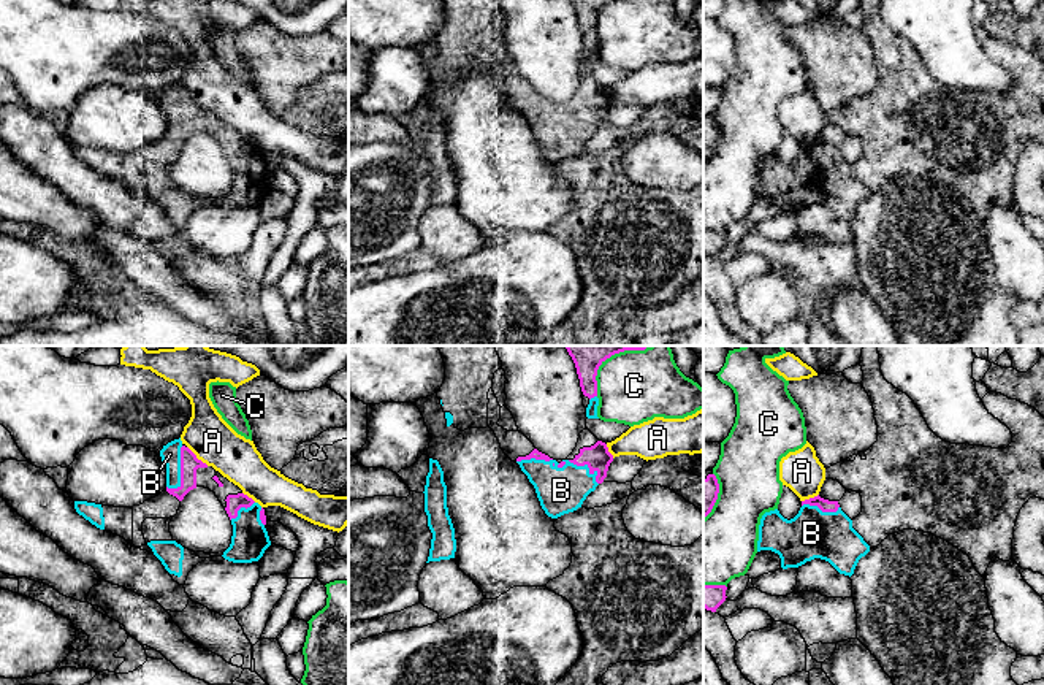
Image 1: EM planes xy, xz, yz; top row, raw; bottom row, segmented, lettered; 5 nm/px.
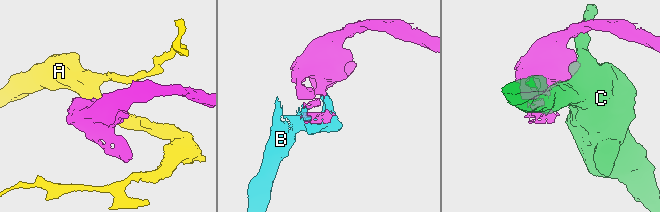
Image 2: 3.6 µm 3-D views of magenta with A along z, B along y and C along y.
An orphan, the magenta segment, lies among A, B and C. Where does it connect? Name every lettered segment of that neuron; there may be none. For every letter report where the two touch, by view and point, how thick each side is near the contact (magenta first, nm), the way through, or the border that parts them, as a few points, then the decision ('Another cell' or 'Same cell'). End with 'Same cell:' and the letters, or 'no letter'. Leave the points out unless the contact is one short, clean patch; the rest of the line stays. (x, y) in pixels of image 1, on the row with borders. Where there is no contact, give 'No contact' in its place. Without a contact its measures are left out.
A: Touches magenta at xy (195, 457). Thickness 100 nm (magenta) against 220 nm. Another cell
B: Touches magenta at xz (561, 466). Thickness 130 nm (magenta) against 240 nm. Same cell
C: Touches magenta at xz (610, 355). Thickness 200 nm (magenta) against 360 nm. Another cell
Same cell: B

